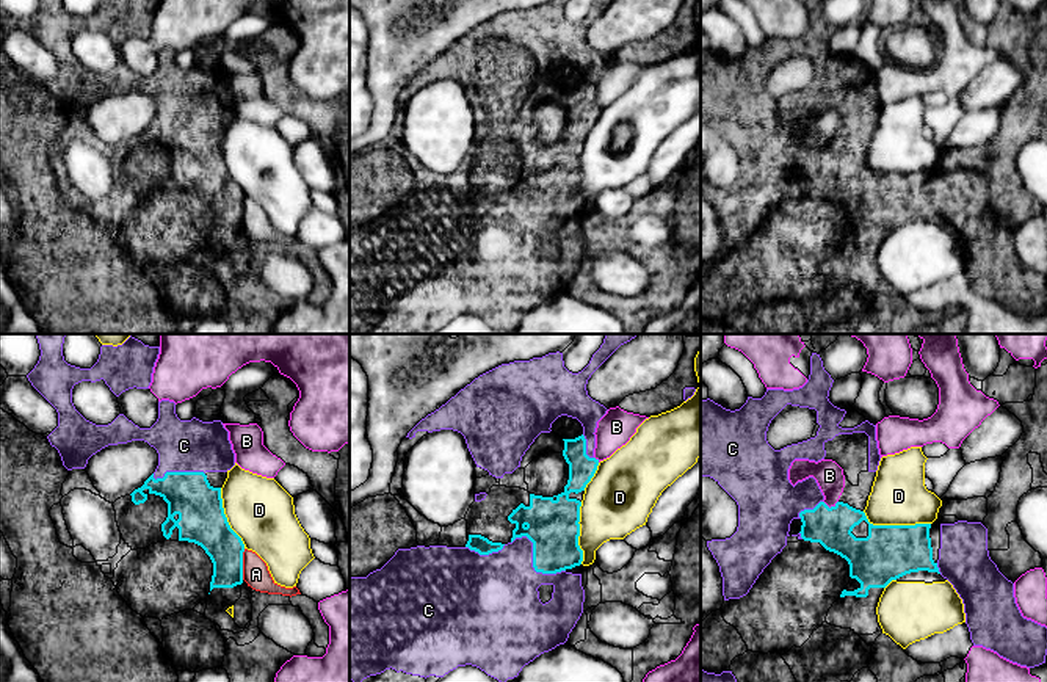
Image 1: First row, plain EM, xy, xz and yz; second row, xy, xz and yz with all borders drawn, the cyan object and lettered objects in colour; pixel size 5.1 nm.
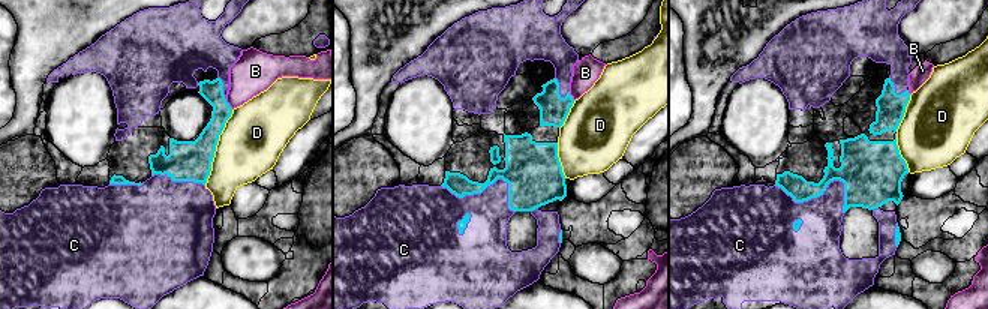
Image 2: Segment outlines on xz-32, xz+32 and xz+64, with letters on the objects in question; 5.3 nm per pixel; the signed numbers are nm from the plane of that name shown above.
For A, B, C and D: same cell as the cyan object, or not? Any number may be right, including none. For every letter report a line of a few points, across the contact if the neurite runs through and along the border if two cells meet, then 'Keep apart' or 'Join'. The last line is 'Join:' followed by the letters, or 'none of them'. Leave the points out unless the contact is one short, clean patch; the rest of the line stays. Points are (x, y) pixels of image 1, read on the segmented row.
A: Line: xy (245, 549), (242, 579). Keep apart
B: Keep apart
C: Join
D: Keep apart
Join: C

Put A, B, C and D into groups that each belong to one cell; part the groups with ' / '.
A B / C / D

